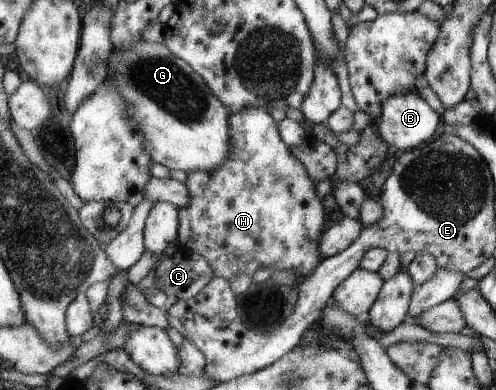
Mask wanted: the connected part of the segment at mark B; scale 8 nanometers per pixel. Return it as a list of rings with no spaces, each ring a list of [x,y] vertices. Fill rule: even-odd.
[[[414,89],[413,91],[405,91],[387,97],[383,101],[381,113],[374,127],[381,141],[398,151],[406,151],[432,140],[433,132],[437,130],[437,124],[440,123],[441,117],[431,110],[423,97]]]

